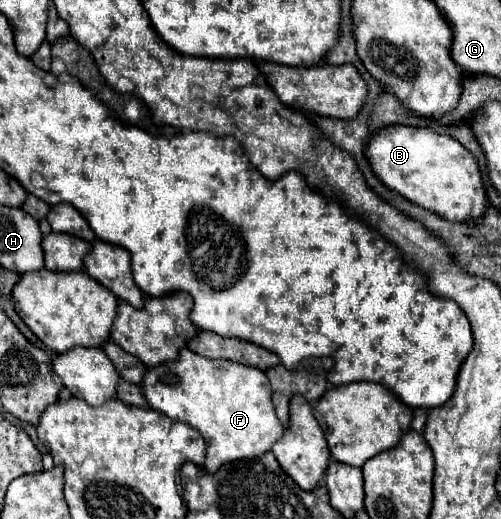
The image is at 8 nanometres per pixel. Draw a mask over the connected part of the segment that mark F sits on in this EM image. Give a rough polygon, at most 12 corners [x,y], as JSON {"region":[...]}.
{"region":[[186,348],[150,368],[154,410],[202,434],[204,468],[284,436],[258,368]]}

